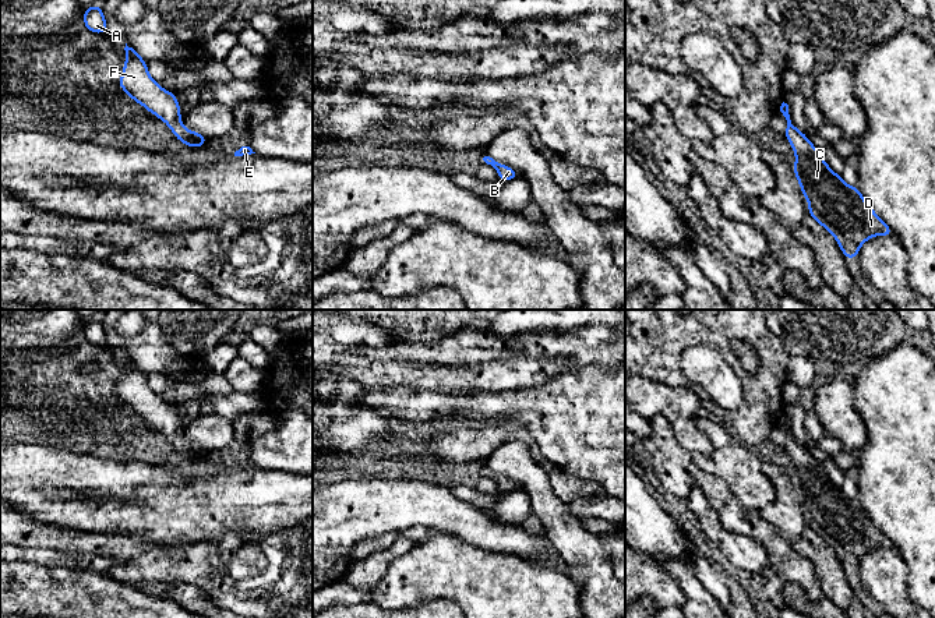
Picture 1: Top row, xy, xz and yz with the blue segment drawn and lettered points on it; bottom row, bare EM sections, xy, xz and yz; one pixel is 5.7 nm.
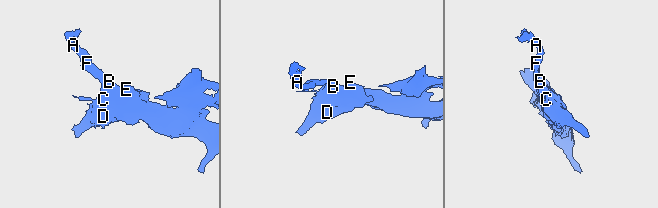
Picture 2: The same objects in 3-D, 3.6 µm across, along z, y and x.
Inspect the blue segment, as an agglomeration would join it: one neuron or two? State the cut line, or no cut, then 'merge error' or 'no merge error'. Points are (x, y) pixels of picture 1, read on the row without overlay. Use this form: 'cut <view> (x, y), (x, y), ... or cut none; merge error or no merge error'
cut none; no merge error

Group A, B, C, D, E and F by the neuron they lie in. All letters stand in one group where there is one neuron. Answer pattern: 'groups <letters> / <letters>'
groups A B C D E F

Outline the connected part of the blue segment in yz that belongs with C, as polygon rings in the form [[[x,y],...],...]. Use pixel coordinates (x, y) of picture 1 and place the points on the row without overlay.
[[[788,417],[780,424],[787,432],[784,448],[795,466],[794,488],[807,511],[808,527],[837,554],[846,572],[858,572],[860,559],[875,548],[893,548],[892,541],[868,518],[858,499],[850,499],[825,474],[822,466],[790,432]]]

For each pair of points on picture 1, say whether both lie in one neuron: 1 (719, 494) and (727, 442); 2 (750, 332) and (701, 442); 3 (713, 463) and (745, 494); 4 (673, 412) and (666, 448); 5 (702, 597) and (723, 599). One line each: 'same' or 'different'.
1: different
2: different
3: same
4: different
5: different

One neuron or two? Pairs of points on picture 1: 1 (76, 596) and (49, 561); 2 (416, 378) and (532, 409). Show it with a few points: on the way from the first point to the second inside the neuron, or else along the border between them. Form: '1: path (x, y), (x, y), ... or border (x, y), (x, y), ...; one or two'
1: border (20, 561), (31, 561), (52, 568); two
2: border (504, 389), (459, 394), (438, 392); two

